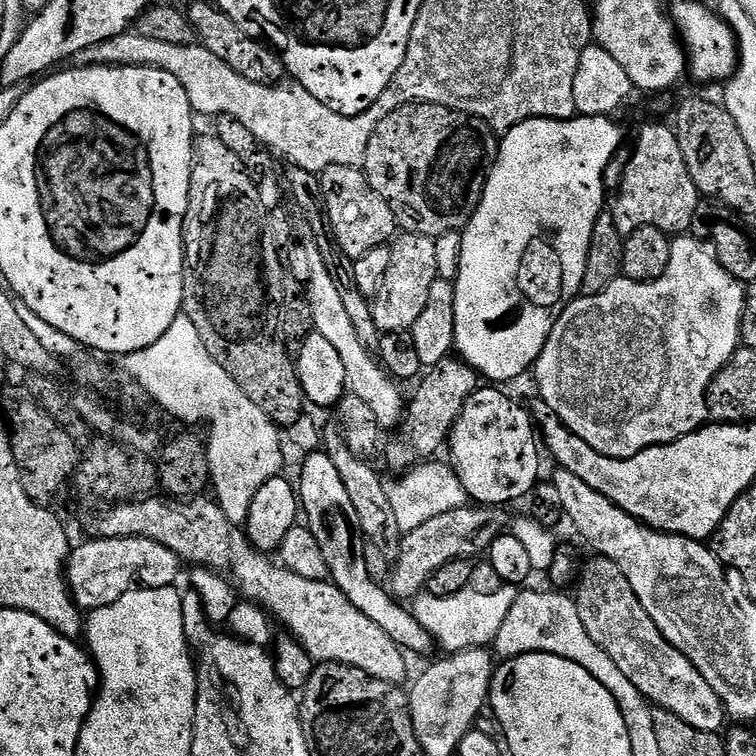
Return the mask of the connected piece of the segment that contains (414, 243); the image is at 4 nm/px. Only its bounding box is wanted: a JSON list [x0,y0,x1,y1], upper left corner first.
[371,231,438,334]

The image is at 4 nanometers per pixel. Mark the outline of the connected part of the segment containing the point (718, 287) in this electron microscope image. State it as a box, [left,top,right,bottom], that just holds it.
[534,234,745,460]

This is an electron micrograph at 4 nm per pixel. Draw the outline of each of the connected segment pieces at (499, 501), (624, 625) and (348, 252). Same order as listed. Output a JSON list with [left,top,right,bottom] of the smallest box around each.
[[450,387,542,506],[574,554,726,733],[319,166,397,262]]

